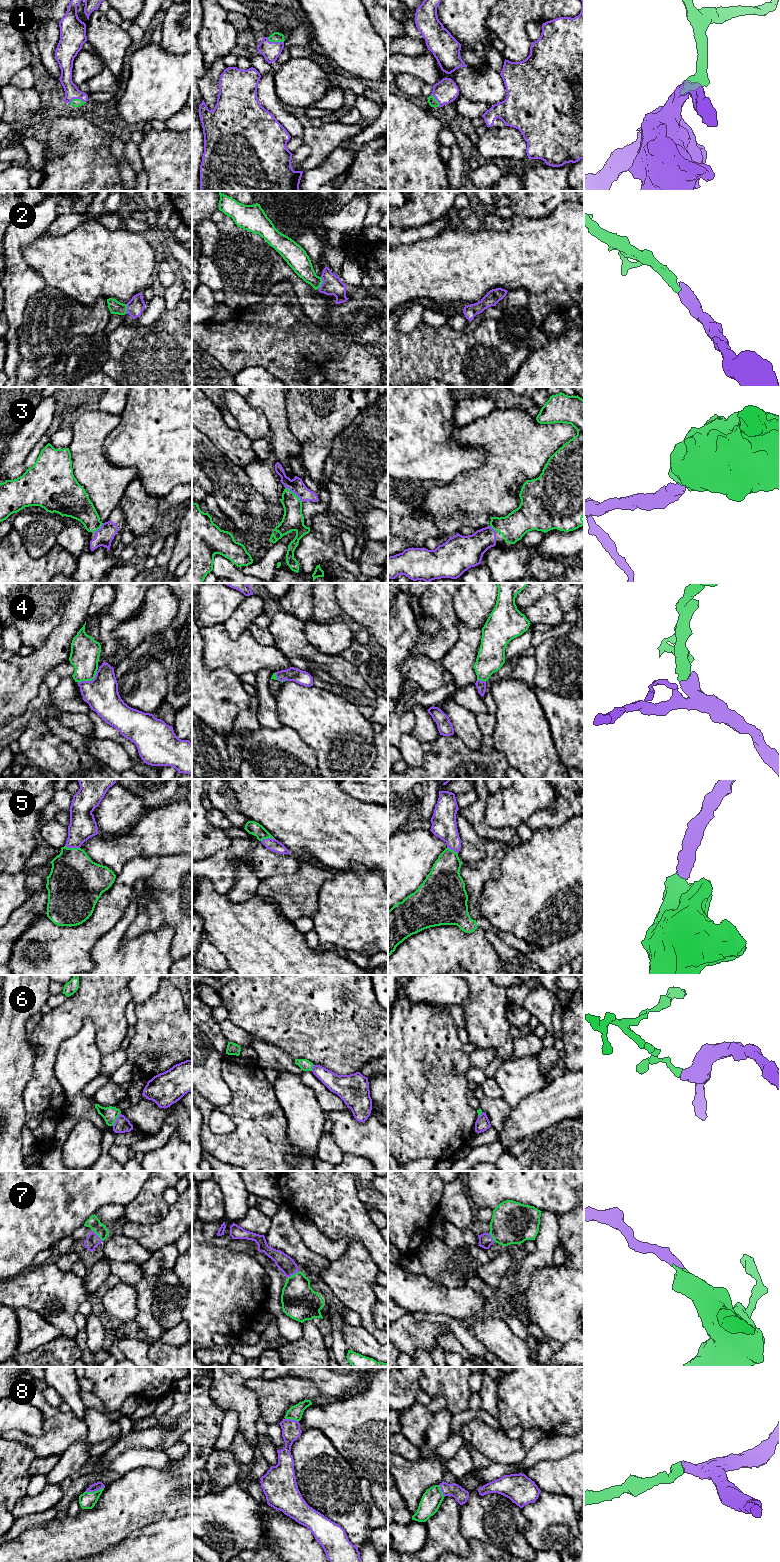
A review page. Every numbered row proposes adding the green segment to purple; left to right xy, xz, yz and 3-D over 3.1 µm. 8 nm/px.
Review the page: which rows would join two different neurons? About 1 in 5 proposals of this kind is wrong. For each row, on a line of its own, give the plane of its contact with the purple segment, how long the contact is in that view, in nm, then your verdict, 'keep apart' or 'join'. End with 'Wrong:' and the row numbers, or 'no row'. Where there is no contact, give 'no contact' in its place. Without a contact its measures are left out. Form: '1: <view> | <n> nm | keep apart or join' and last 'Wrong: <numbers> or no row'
1: xz | 140 nm | join
2: xz | 100 nm | join
3: xz | 180 nm | join
4: xy | 190 nm | join
5: xy | 120 nm | join
6: xy | 130 nm | keep apart
7: xy | 130 nm | join
8: xy | 170 nm | join
Wrong: 6

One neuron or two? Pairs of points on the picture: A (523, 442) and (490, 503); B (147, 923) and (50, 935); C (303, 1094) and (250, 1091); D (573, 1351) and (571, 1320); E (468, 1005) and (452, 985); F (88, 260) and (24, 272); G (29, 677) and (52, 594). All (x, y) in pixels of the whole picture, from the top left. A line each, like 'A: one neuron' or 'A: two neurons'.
A: one neuron
B: one neuron
C: two neurons
D: two neurons
E: two neurons
F: two neurons
G: two neurons

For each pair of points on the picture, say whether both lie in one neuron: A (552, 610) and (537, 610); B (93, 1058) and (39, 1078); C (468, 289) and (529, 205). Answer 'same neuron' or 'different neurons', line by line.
A: same neuron
B: different neurons
C: different neurons

